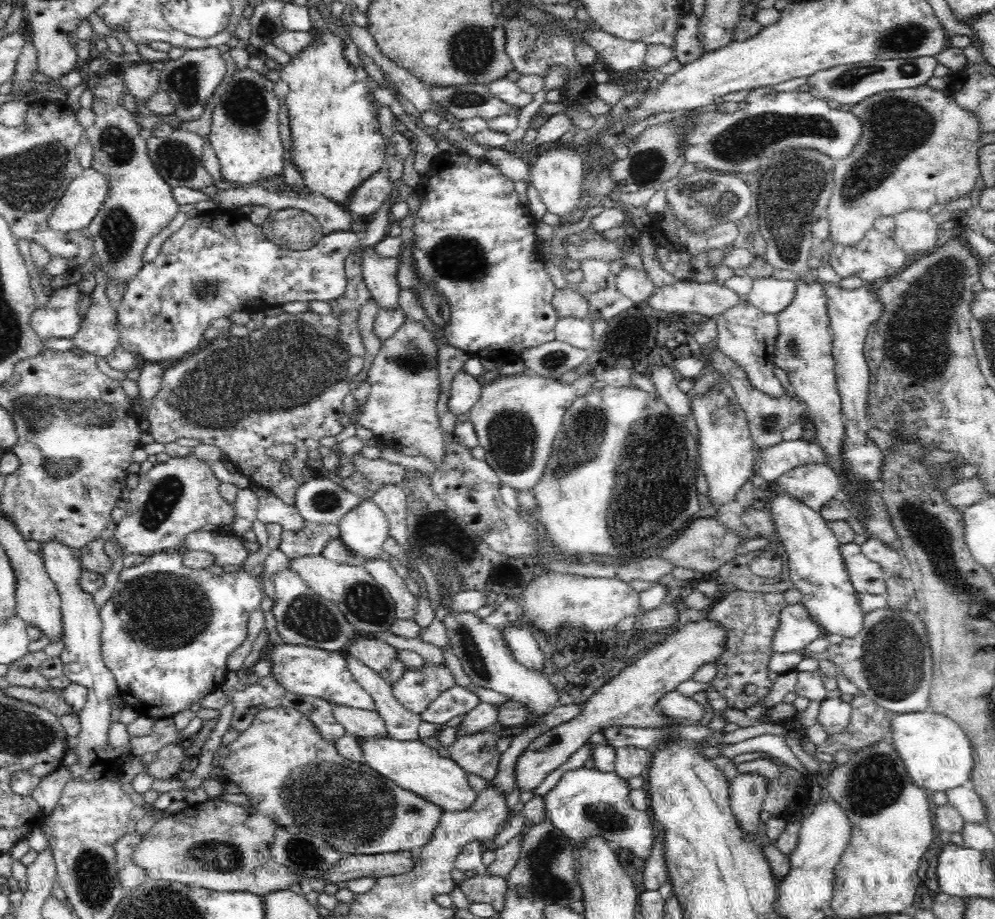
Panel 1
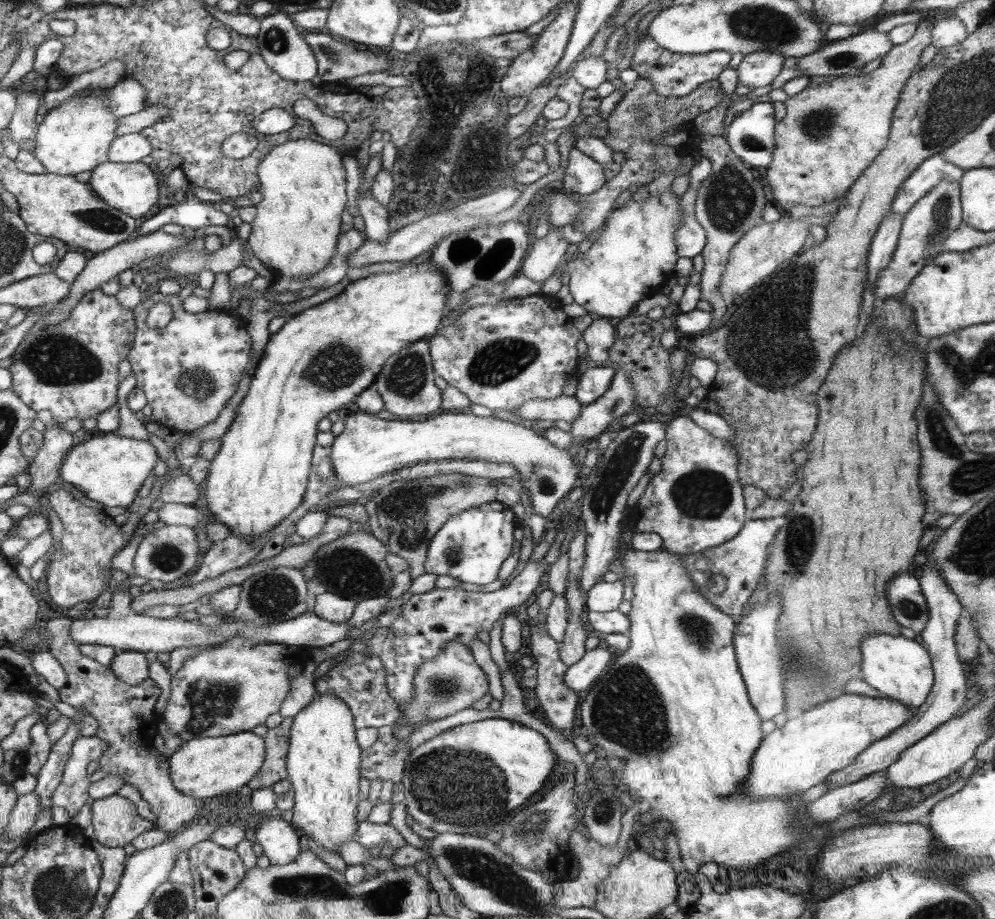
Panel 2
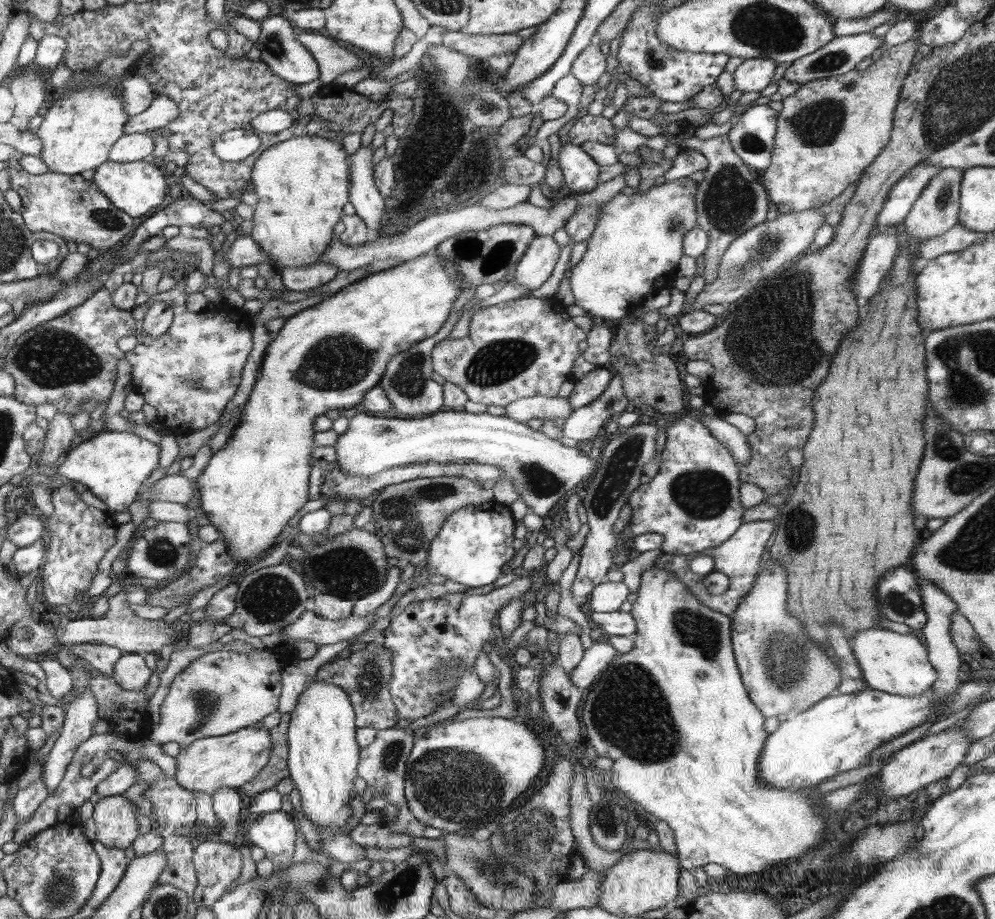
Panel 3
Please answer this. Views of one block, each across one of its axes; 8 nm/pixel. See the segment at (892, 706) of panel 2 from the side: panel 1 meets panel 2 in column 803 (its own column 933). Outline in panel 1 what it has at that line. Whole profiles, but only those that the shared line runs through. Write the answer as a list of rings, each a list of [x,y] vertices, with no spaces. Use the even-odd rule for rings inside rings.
[[[931,710],[895,714],[891,720],[892,743],[912,780],[932,792],[948,792],[970,785],[974,759],[971,740],[951,718]]]

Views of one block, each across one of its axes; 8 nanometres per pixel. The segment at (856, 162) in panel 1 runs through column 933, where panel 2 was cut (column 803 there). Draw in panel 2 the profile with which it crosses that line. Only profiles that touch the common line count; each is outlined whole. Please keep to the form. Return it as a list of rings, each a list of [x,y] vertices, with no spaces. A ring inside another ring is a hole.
[[[920,21],[913,38],[910,38],[908,43],[893,46],[892,51],[882,58],[882,63],[876,70],[860,76],[842,76],[832,82],[821,84],[811,82],[802,92],[789,97],[784,102],[786,115],[776,126],[773,163],[766,168],[766,176],[764,176],[771,201],[782,213],[788,213],[798,204],[822,206],[834,199],[840,199],[857,182],[861,174],[873,165],[881,152],[885,151],[892,130],[894,111],[901,100],[901,93],[909,77],[918,70],[922,52],[928,45],[932,45],[931,24],[933,22]]]

